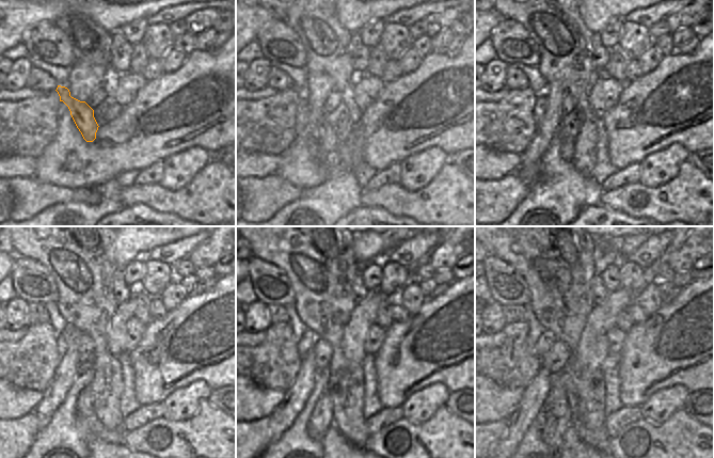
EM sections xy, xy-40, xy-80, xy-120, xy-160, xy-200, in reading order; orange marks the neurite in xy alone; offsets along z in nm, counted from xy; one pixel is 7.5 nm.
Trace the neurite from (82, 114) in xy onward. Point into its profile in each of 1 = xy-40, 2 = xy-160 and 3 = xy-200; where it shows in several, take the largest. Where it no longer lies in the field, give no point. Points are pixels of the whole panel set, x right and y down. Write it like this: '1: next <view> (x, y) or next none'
1: next xy-40 (327, 139)
2: next xy-160 (321, 417)
3: next xy-200 (557, 417)

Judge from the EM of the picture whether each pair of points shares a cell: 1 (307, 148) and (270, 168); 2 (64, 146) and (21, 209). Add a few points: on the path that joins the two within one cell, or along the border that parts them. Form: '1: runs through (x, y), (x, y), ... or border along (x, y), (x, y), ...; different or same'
1: border along (280, 157), (280, 163), (274, 173); different
2: border along (33, 176), (42, 182), (65, 187); different

